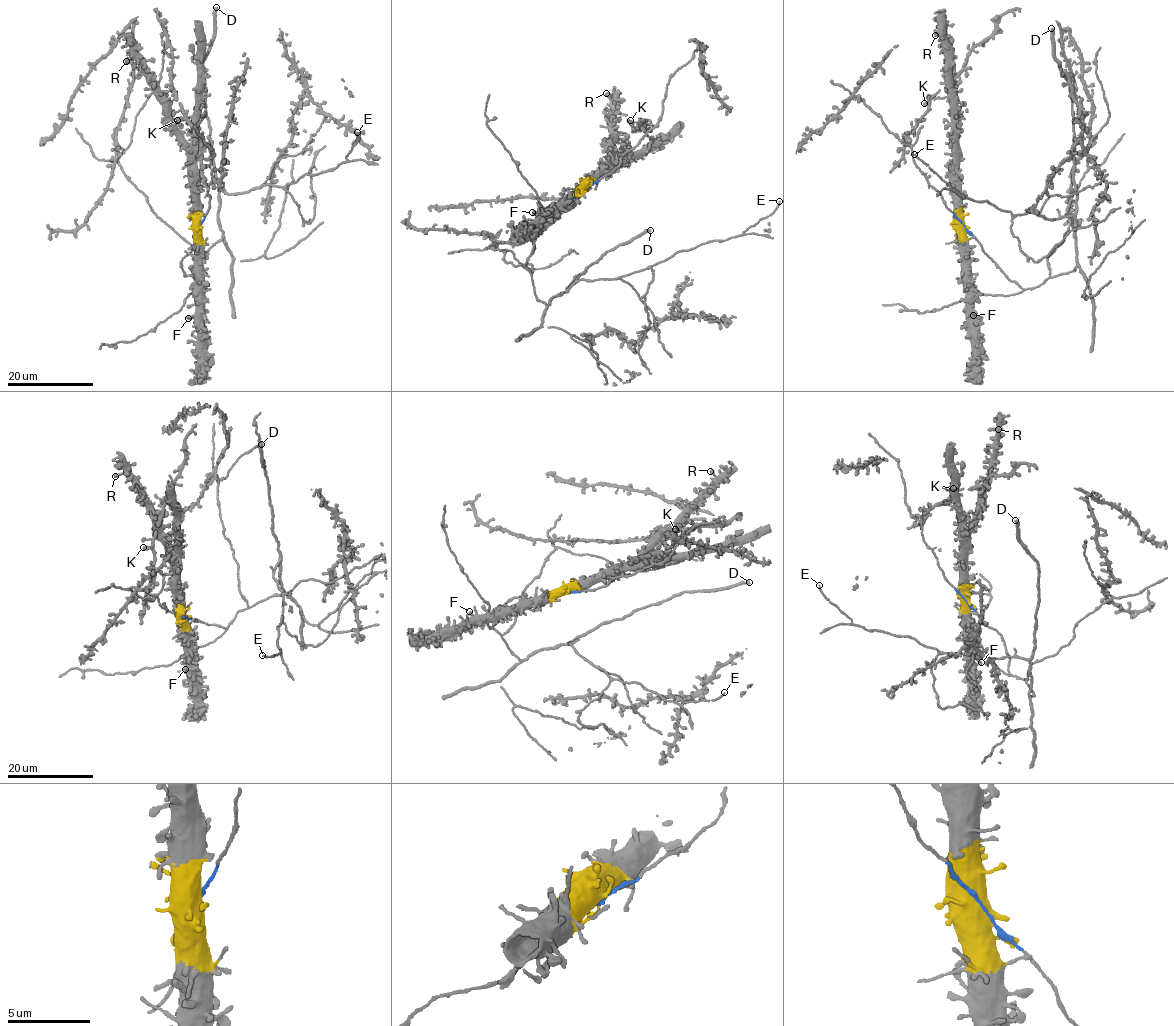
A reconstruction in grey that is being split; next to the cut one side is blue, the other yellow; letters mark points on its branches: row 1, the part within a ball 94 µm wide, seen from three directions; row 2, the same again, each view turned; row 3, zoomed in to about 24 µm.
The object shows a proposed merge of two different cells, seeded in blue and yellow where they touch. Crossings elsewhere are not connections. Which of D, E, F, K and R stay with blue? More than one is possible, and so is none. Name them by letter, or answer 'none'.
D, E, K

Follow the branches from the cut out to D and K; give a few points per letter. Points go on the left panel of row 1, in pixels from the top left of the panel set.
D: (199, 227), (193, 248), (181, 264), (184, 276), (195, 279), (192, 269), (222, 238), (203, 66), (216, 7)
K: (199, 227), (209, 205), (210, 162), (202, 157), (199, 138), (188, 123), (177, 120)

